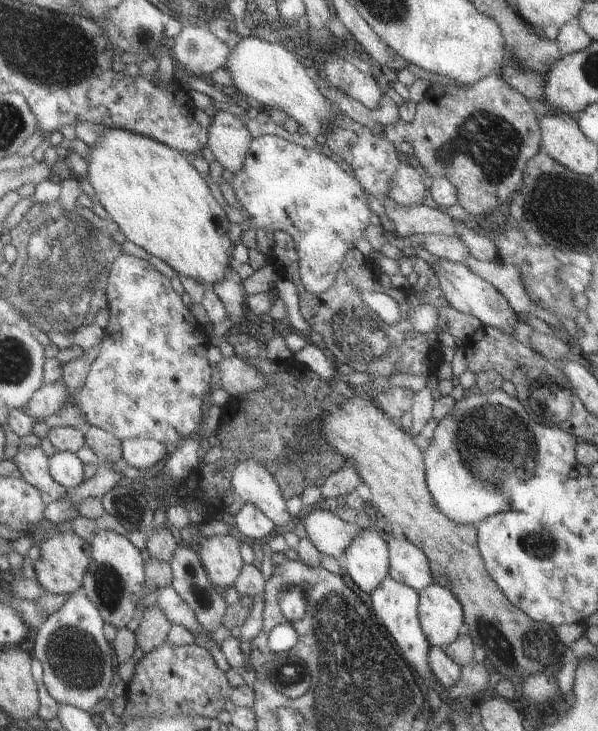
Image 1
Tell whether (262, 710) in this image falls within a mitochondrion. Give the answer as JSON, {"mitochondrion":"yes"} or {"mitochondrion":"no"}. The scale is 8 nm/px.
{"mitochondrion":"no"}

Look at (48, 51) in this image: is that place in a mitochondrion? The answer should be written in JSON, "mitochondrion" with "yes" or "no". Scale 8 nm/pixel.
{"mitochondrion":"yes"}

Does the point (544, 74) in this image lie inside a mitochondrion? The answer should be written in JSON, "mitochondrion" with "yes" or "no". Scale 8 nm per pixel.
{"mitochondrion":"no"}

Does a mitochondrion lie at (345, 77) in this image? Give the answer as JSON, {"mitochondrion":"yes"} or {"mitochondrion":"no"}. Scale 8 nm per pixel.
{"mitochondrion":"no"}

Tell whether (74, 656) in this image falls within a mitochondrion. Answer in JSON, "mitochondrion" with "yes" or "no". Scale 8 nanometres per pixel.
{"mitochondrion":"yes"}

